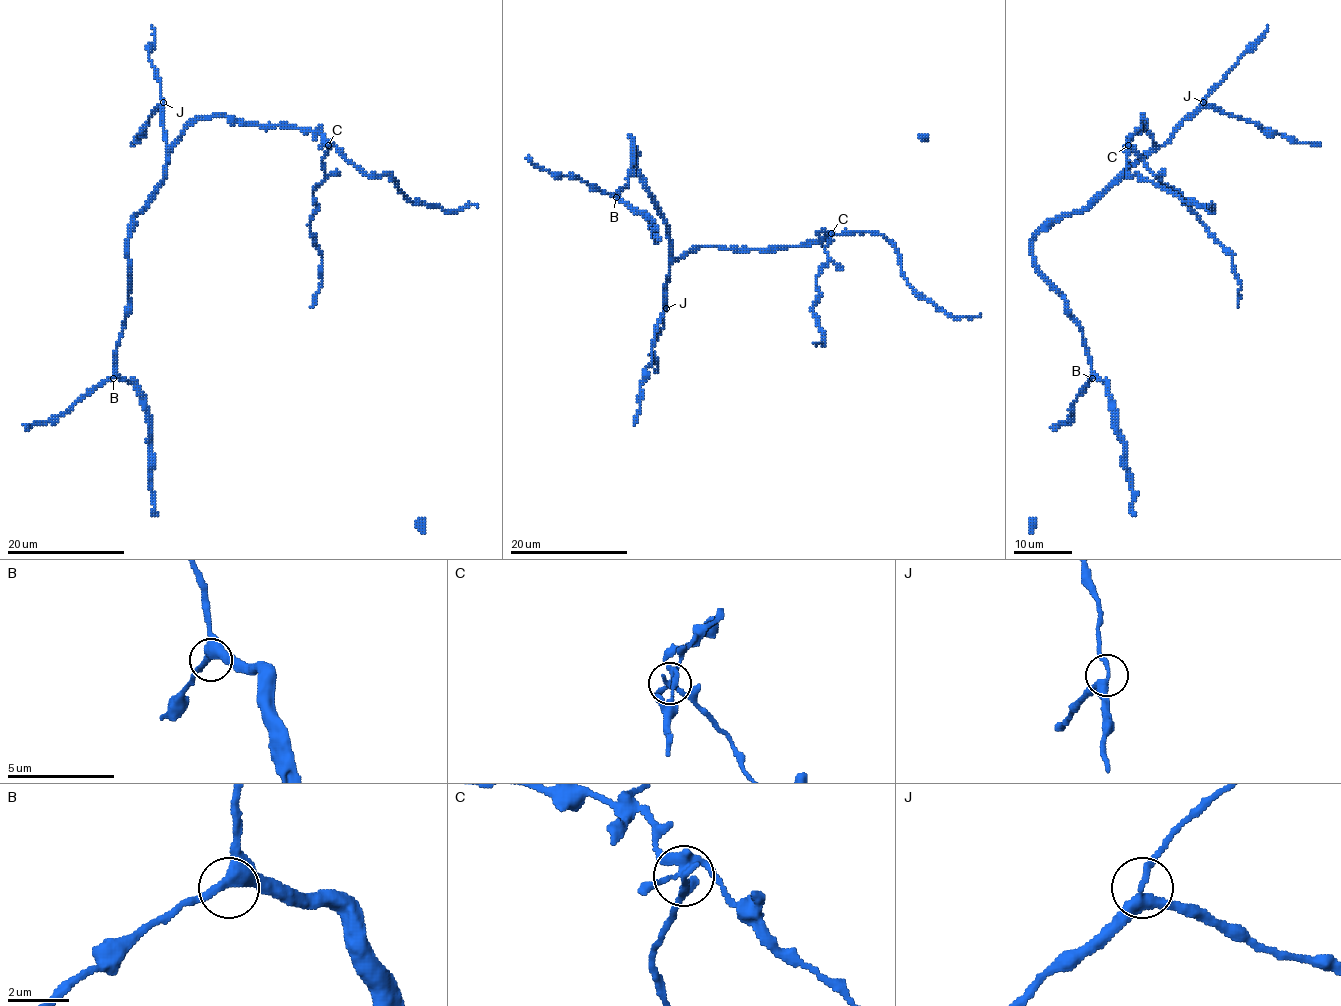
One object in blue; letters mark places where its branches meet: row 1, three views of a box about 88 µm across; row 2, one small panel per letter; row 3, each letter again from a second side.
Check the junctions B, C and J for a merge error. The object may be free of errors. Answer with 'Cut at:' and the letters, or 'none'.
Cut at: C

